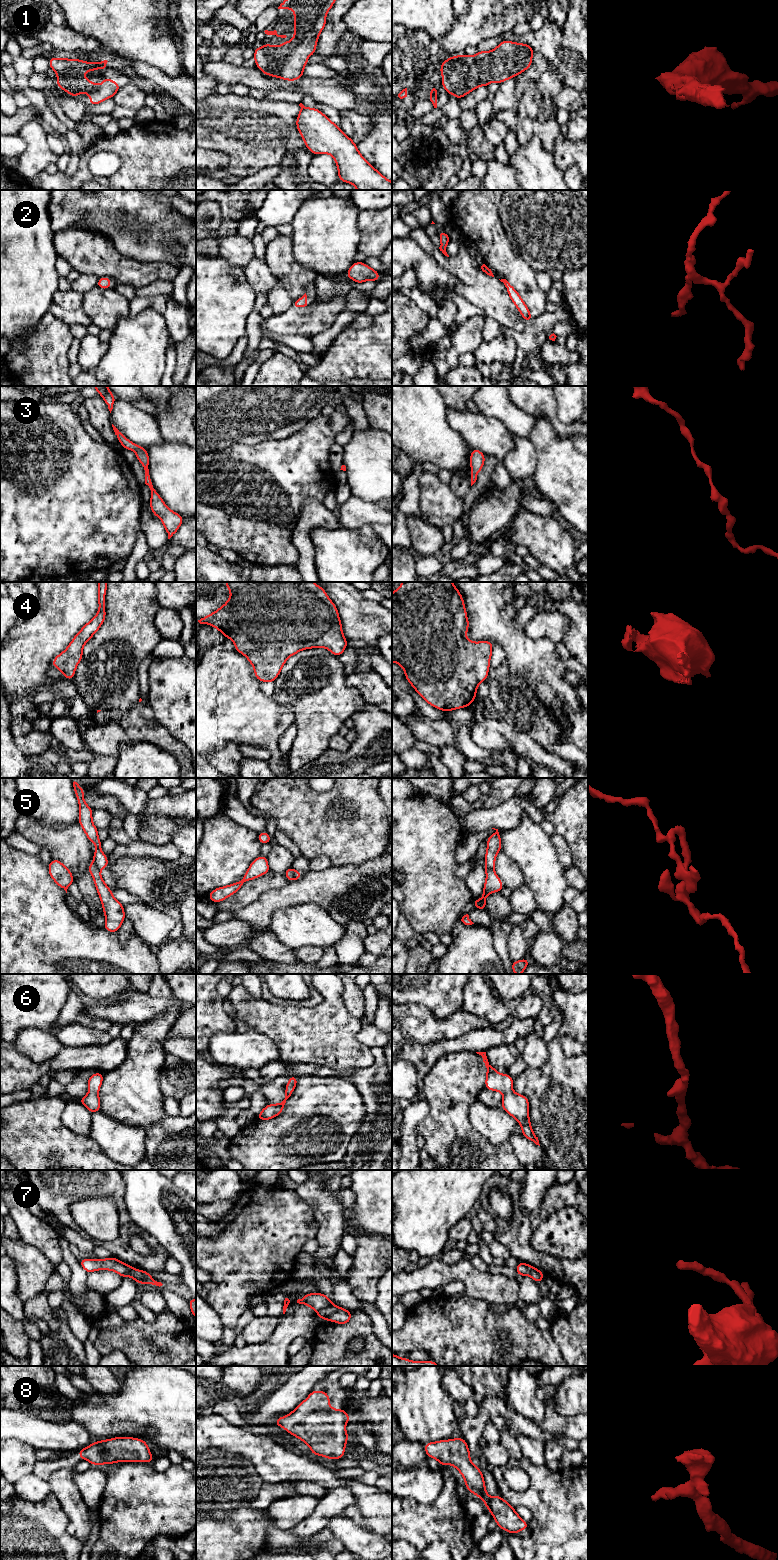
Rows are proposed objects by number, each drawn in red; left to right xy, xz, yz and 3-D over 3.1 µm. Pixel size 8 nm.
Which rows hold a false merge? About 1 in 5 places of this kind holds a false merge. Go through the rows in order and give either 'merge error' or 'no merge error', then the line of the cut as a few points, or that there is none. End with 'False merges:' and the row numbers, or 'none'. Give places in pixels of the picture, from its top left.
1: no merge error | no cut
2: no merge error | no cut
3: no merge error | no cut
4: no merge error | no cut
5: merge error | xz (295, 870), (293, 879)
6: no merge error | no cut
7: merge error | xz (333, 1305), (323, 1308), (317, 1313)
8: no merge error | no cut
False merges: 5, 7

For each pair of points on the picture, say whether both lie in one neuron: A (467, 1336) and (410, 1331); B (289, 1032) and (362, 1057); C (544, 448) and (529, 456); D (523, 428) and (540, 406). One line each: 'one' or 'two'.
A: one
B: one
C: two
D: two

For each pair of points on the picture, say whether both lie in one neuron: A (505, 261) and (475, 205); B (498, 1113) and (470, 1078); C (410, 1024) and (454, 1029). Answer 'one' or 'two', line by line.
A: one
B: two
C: one

